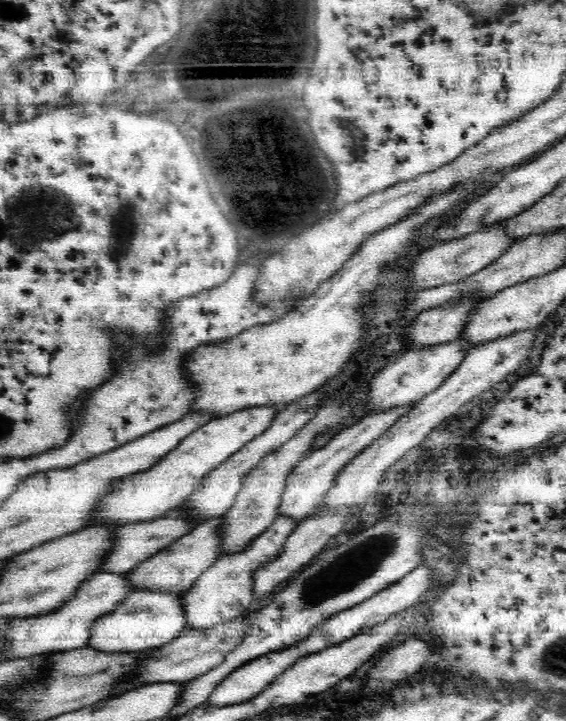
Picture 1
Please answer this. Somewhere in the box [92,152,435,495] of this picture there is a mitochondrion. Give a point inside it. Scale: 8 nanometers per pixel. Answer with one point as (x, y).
(126, 224)

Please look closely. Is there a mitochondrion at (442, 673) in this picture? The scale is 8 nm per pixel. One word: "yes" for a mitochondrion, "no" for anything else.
no

